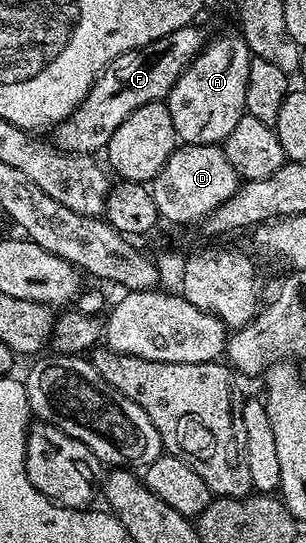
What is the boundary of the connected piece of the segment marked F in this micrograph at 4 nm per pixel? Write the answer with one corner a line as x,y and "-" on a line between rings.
196,23
188,24
186,28
175,30
142,48
127,50
127,54
119,54
119,58
112,60
101,71
81,105
64,122
56,125
55,147
58,151
88,156
97,154
100,148
101,151
108,149
111,134
123,126
123,118
127,118
127,114
156,100
164,101
207,43
207,36
197,27

